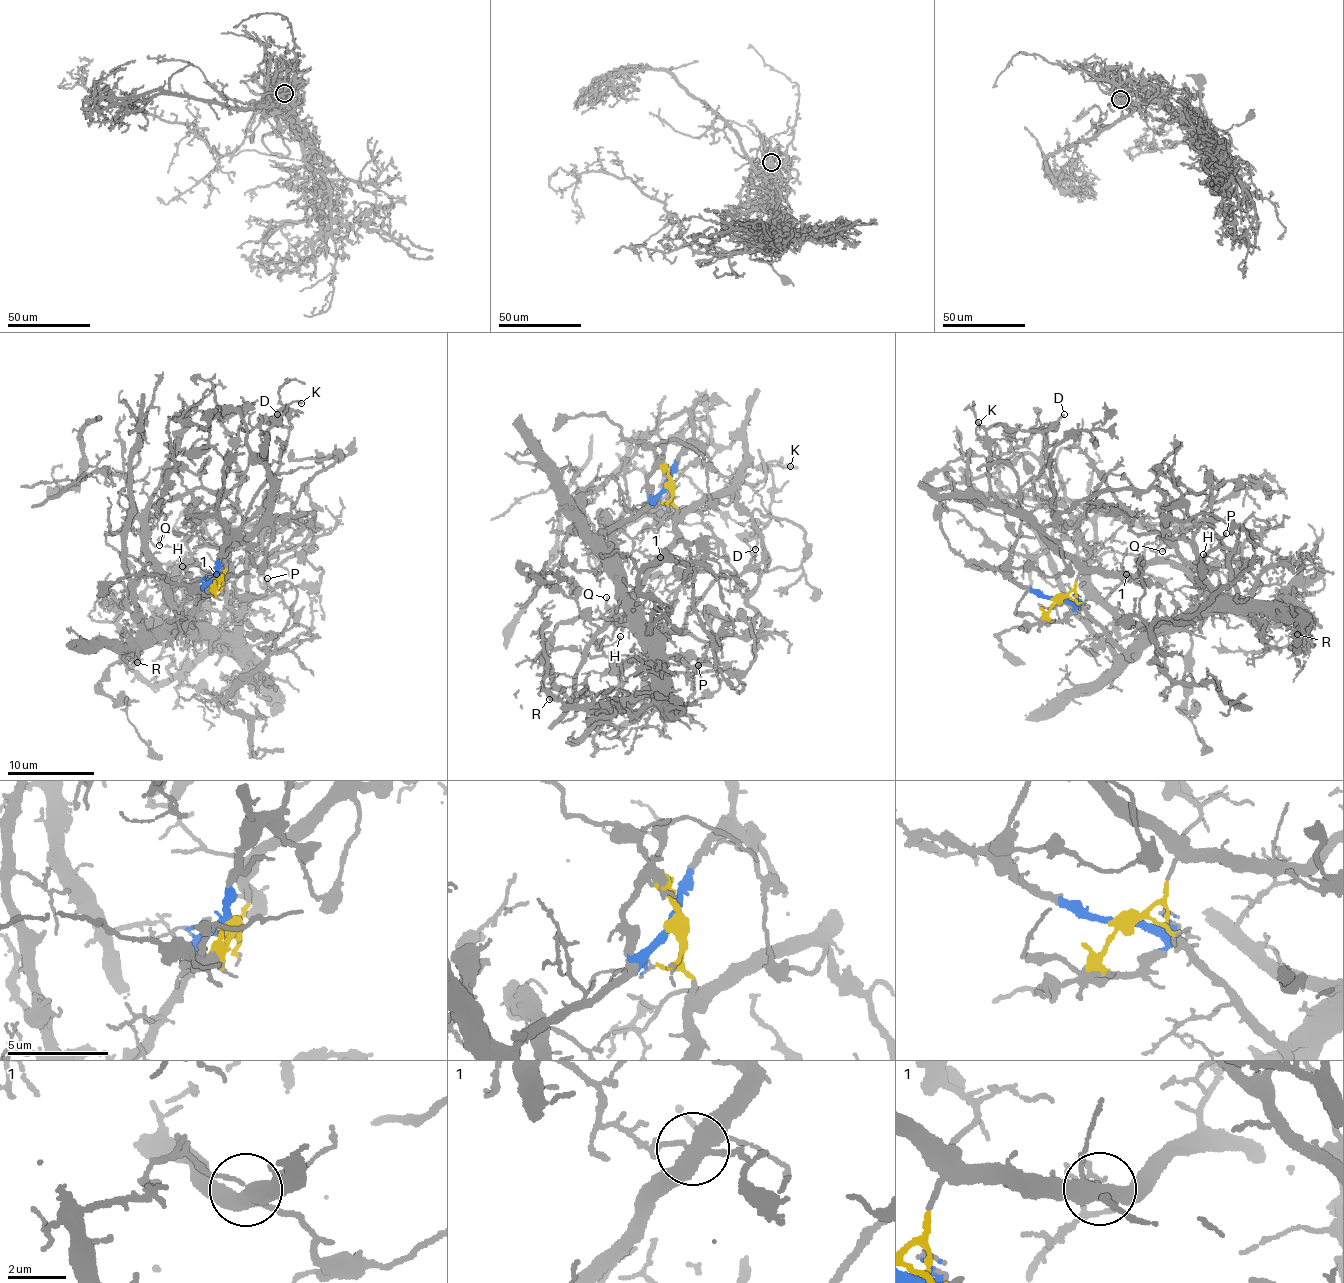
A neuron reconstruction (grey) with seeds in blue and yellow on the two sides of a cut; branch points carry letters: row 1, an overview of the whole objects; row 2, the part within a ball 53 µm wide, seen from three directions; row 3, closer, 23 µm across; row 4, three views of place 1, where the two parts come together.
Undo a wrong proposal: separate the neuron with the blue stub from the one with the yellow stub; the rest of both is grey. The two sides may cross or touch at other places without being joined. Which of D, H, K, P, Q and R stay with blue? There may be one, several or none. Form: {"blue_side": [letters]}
{"blue_side": ["P", "R"]}

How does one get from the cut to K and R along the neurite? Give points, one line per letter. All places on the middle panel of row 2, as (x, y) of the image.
K: (668, 485), (679, 515), (722, 492), (746, 459), (744, 456), (752, 465), (762, 467), (777, 460), (790, 467)
R: (668, 483), (602, 540), (653, 683), (609, 714), (569, 709), (545, 688), (549, 699)

